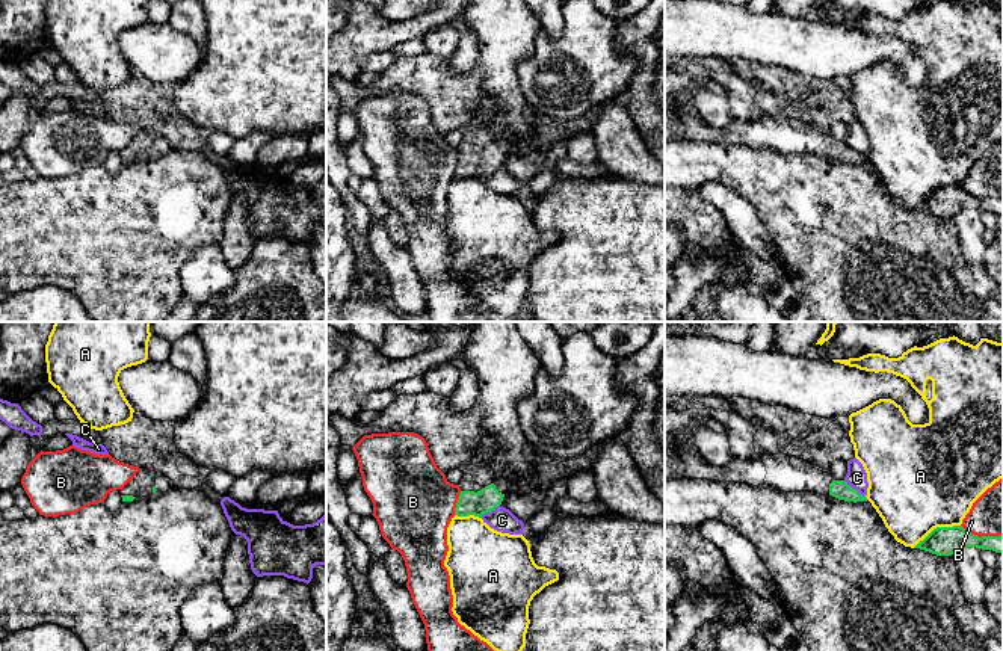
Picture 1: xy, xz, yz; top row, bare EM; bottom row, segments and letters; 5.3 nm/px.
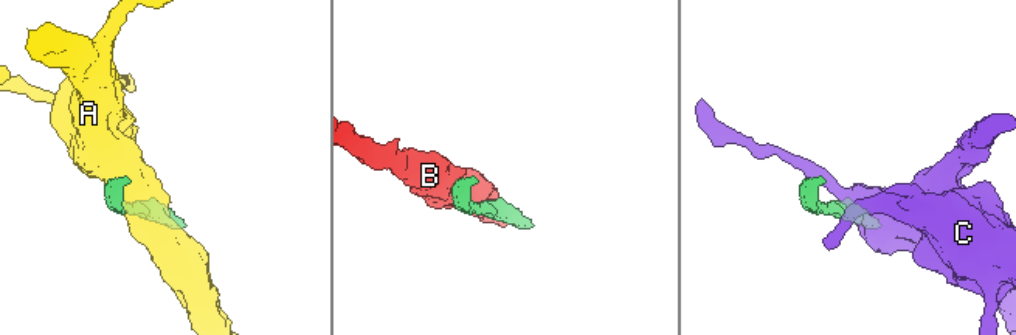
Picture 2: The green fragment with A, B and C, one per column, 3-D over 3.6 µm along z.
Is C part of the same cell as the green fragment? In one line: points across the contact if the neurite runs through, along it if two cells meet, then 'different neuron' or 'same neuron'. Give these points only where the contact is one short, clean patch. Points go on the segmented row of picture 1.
border along yz (843, 481), (864, 496); different neuron

